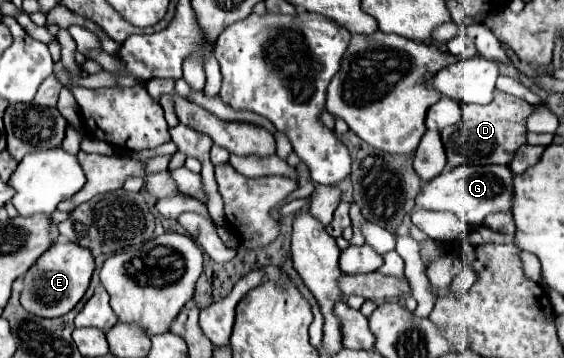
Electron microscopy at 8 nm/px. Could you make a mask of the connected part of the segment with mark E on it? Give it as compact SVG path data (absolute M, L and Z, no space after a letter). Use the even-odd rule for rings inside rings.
M55 242L25 274L23 278L23 292L21 292L21 306L27 308L27 312L41 316L41 318L57 318L67 314L75 308L75 304L83 298L83 294L89 288L91 276L95 270L93 256L87 248L81 248L77 244L61 244Z

